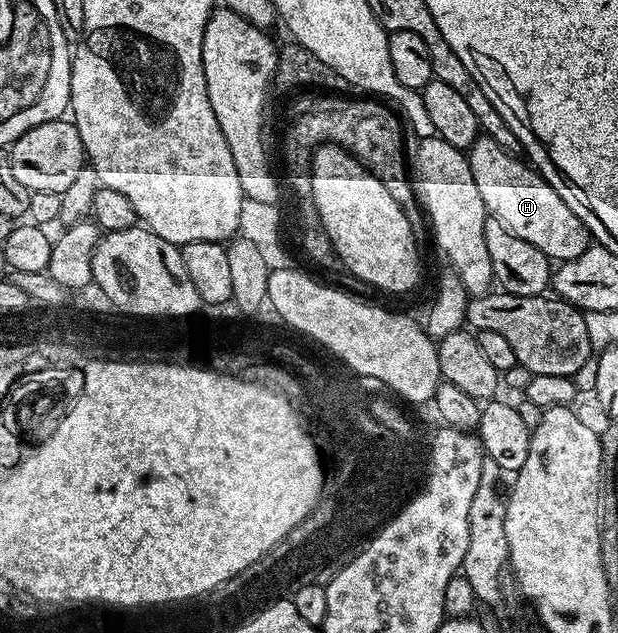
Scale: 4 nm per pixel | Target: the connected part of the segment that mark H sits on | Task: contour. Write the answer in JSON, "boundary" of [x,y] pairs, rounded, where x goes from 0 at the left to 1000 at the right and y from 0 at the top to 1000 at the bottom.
{"boundary":[[[777,213],[764,226],[756,242],[756,256],[765,270],[765,289],[772,289],[772,303],[778,308],[790,338],[803,343],[817,359],[824,359],[824,365],[830,365],[830,371],[843,371],[843,378],[850,378],[850,384],[862,384],[862,390],[869,390],[869,397],[890,406],[893,414],[909,415],[921,409],[934,409],[934,403],[945,400],[950,389],[958,385],[956,370],[950,367],[940,346],[934,346],[934,340],[927,340],[927,333],[921,333],[921,327],[914,327],[914,314],[908,314],[908,308],[901,308],[901,302],[895,302],[895,295],[872,275],[871,267],[861,264],[851,253],[846,253],[848,256],[840,253],[846,251],[835,243],[819,242],[791,215]]]}

